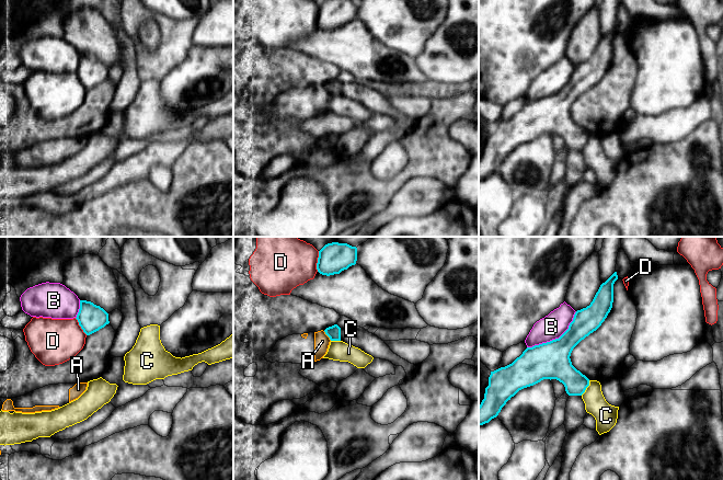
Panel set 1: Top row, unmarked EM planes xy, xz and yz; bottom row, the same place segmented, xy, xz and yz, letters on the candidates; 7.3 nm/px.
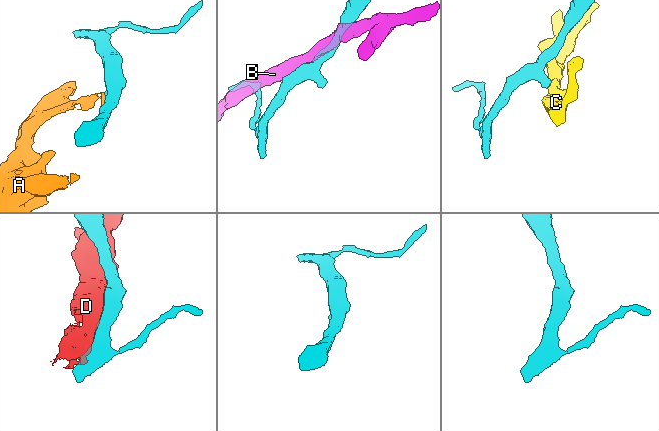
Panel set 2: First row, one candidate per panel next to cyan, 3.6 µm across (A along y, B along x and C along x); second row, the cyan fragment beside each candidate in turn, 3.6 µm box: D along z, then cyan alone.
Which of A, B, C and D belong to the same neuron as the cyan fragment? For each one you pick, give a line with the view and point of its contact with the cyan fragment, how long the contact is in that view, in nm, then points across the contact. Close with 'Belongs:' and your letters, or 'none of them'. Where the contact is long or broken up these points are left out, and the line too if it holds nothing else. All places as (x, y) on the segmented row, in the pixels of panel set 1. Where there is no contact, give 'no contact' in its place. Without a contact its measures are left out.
Belongs: none of them

